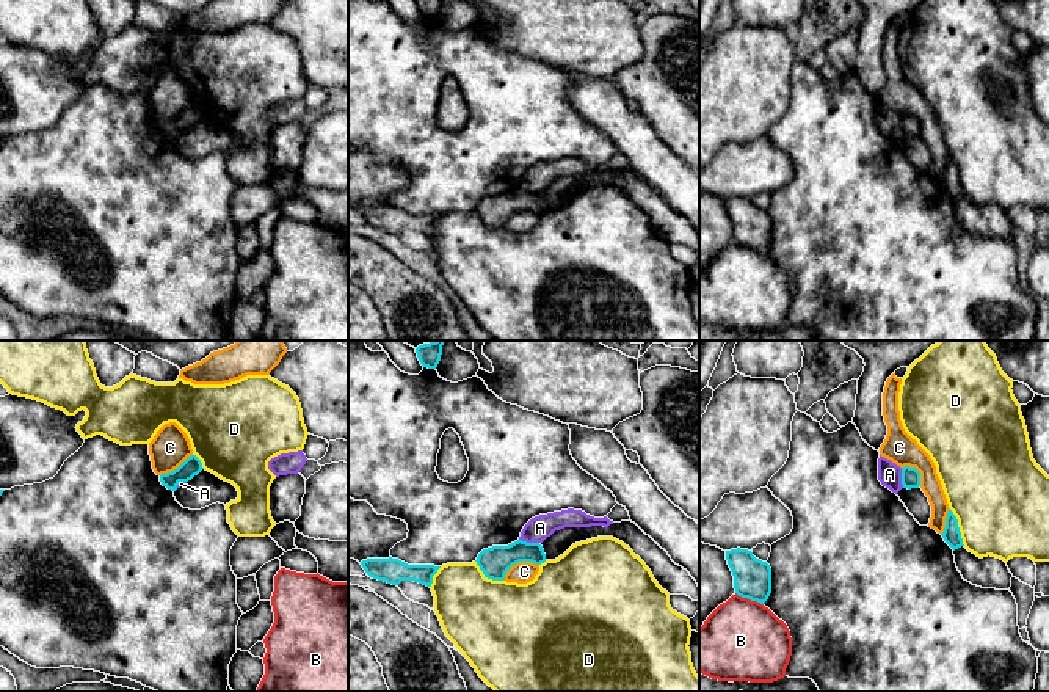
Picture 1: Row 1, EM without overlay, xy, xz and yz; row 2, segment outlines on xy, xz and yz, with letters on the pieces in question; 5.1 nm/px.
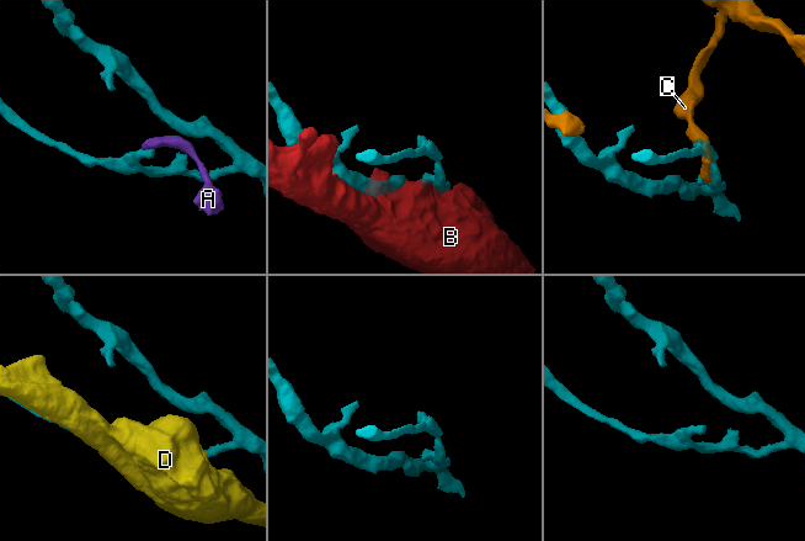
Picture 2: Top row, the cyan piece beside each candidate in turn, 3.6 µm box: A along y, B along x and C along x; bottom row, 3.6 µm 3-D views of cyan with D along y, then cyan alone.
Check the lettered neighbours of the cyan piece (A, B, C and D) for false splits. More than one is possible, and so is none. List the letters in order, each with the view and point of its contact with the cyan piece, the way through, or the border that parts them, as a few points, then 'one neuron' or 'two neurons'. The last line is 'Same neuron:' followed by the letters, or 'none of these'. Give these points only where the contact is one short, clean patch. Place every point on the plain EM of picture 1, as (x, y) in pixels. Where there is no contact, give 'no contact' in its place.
A: xz (529, 192) | along xz (519, 187), (538, 192) | two neurons
B: yz (750, 247) | two neurons
C: xz (518, 211) | two neurons
D: yz (957, 174) | two neurons
Same neuron: none of these

